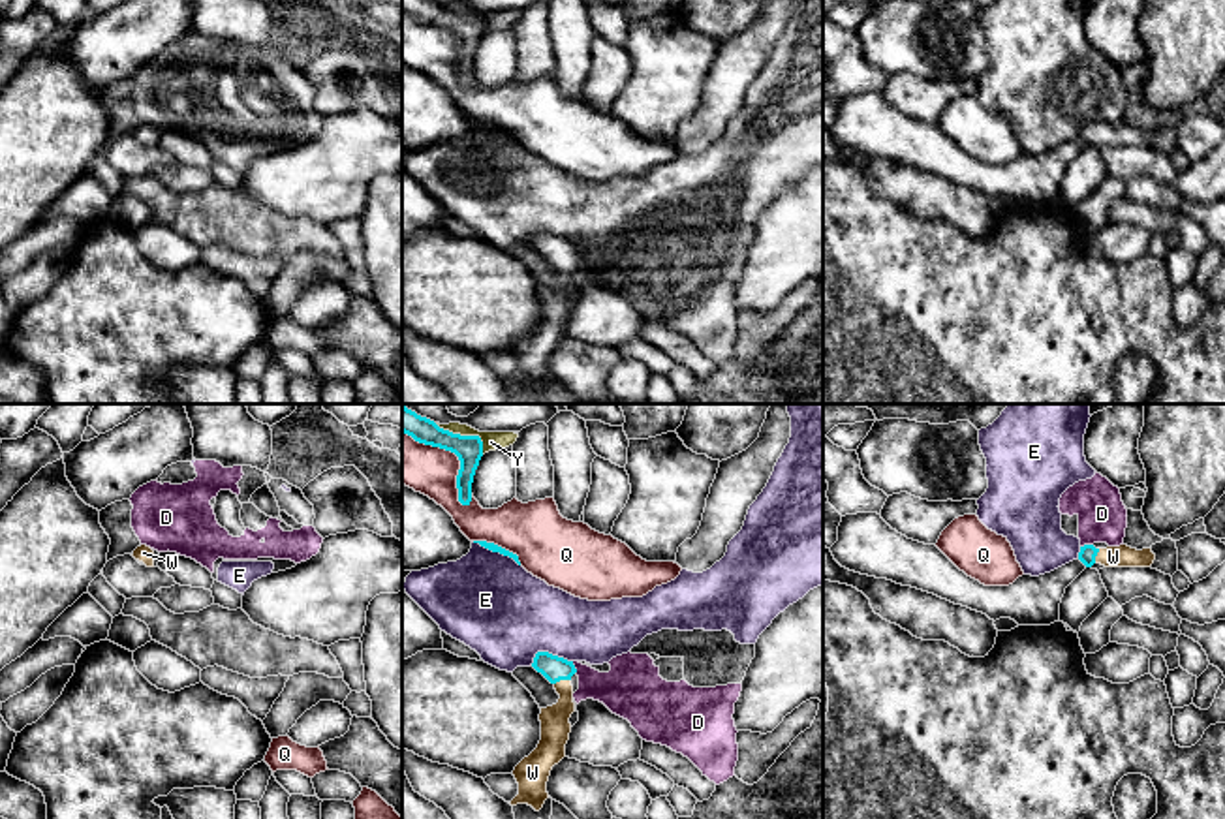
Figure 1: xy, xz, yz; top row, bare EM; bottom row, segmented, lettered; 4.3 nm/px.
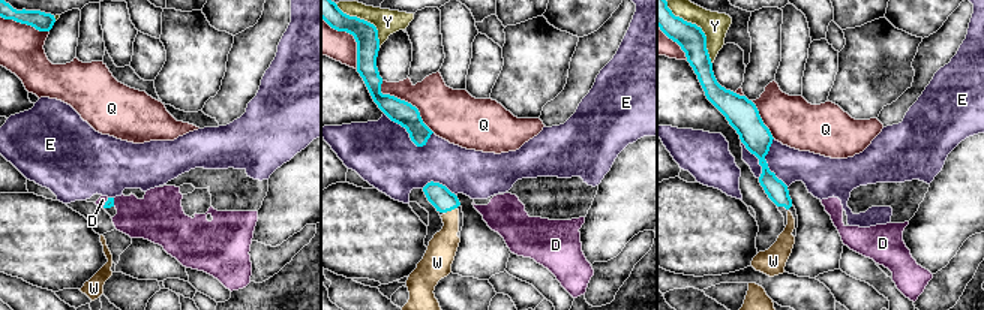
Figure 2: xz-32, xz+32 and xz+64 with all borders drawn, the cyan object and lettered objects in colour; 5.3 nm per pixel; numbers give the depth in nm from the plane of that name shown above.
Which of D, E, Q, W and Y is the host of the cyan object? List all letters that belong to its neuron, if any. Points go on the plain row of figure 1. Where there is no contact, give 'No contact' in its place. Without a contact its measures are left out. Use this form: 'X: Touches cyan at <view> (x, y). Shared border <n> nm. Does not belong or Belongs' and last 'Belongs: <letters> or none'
D: Touches cyan at yz (1086, 124). Shared border 60 nm. Does not belong
E: Touches cyan at xz (496, 130). Shared border 240 nm. Does not belong
Q: Touches cyan at xz (457, 34). Shared border 440 nm. Does not belong
W: Touches cyan at xz (562, 258). Shared border 80 nm. Belongs
Y: Touches cyan at xz (465, 15). Shared border 260 nm. Does not belong
Belongs: W

